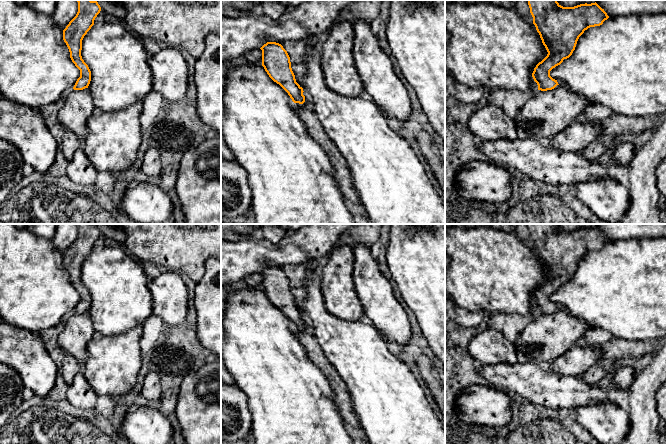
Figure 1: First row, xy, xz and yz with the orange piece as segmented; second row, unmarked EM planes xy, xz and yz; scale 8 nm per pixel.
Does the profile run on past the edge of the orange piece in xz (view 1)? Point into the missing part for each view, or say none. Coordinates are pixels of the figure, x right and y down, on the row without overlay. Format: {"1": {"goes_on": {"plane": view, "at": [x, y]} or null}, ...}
{"1": {"goes_on": null}}

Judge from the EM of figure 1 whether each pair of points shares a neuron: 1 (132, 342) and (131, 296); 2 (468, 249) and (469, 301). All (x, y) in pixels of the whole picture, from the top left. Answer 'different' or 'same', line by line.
1: different
2: same

